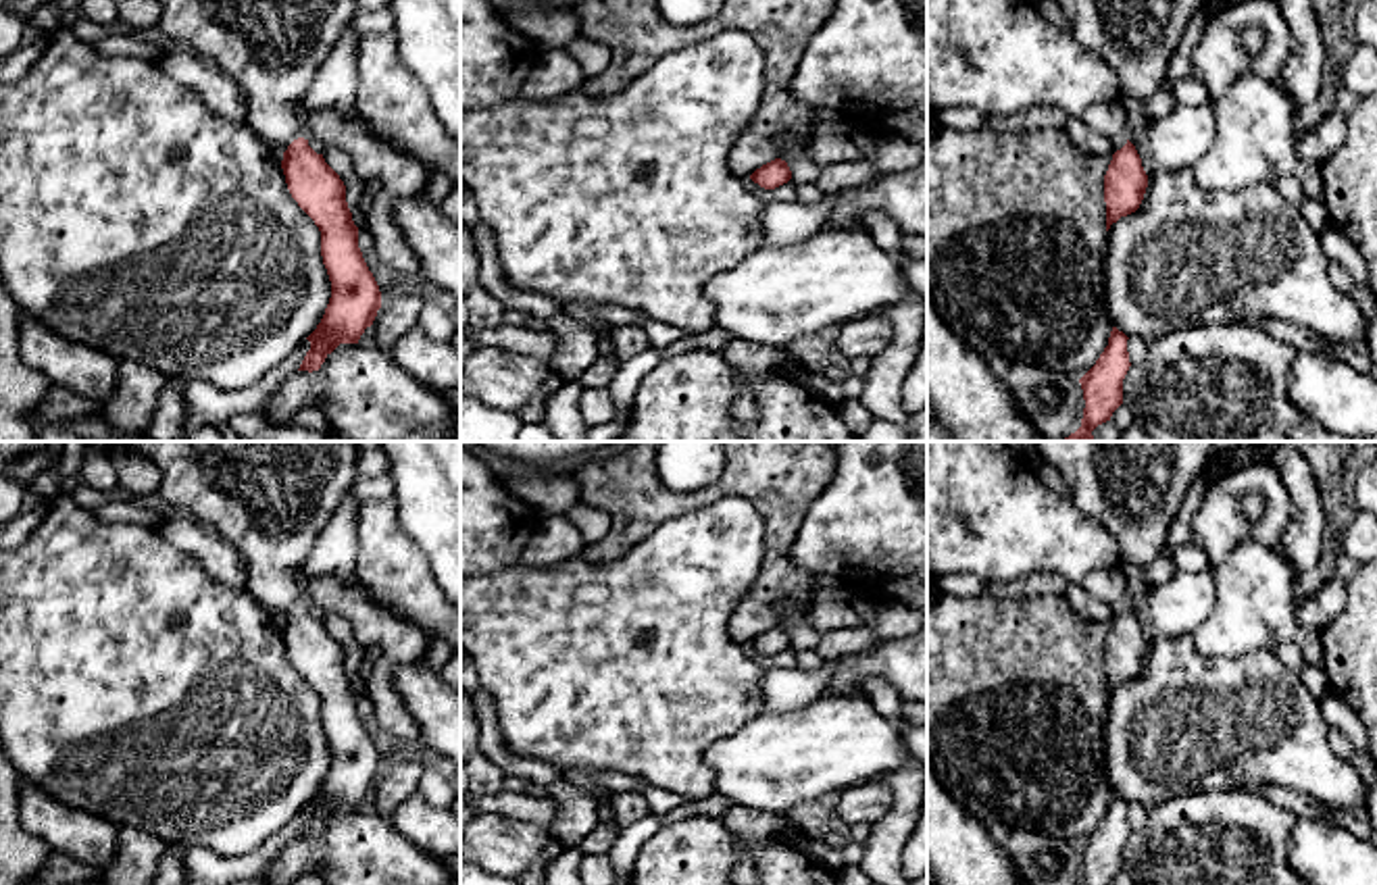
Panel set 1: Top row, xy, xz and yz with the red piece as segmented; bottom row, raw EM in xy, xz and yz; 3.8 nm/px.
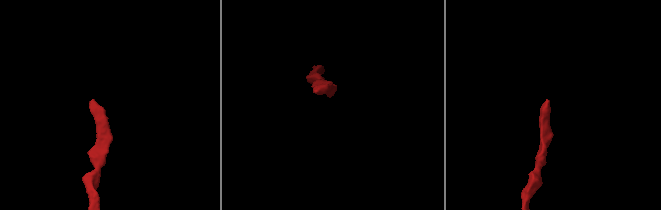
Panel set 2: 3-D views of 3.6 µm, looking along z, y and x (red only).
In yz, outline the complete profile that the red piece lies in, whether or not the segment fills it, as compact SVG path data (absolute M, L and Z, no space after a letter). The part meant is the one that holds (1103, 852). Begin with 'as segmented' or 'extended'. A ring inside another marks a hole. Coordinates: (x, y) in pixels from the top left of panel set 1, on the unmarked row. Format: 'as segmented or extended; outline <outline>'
as segmented; outline M1112 793L1108 812L1096 831L1079 845L1083 856L1083 885L1110 885L1123 870L1123 845L1131 833L1127 802Z

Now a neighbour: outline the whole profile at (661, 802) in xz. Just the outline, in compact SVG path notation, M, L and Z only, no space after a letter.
M637 777L642 783L642 795L646 798L650 812L665 818L669 812L690 804L692 800L681 795L681 793L673 793L669 789L658 789L652 783L648 783L646 779Z

